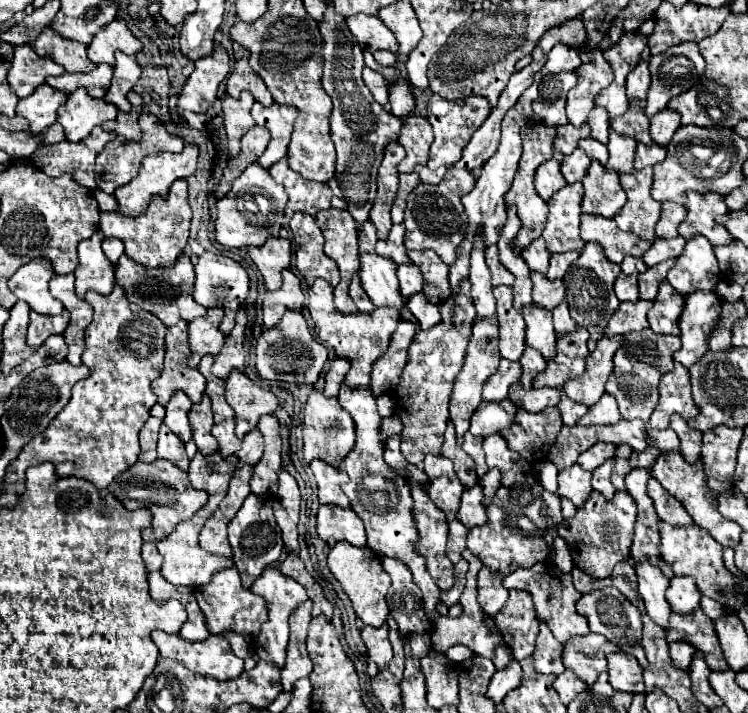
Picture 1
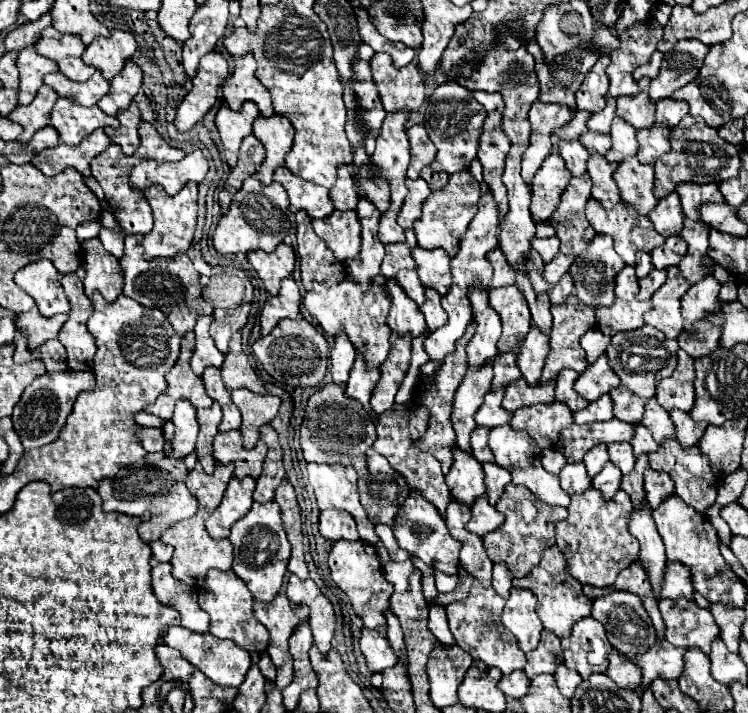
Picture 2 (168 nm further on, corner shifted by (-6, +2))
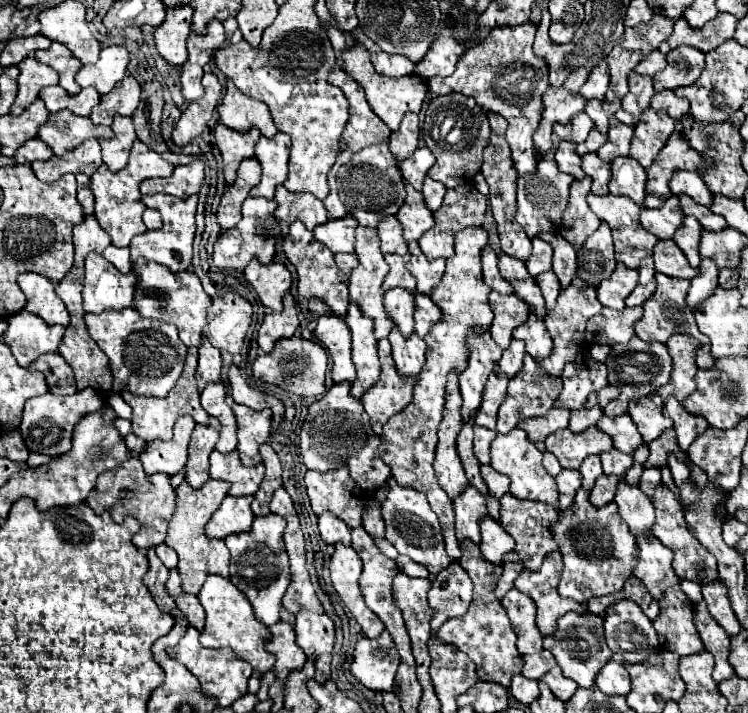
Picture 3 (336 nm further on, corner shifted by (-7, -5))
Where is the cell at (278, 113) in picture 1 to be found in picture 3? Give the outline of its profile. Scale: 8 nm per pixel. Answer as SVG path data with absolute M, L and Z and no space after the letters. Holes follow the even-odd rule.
M278 133L274 139L262 137L256 145L256 159L262 165L262 181L250 191L252 197L274 199L278 185L286 181L288 175L288 155L290 155L290 137Z

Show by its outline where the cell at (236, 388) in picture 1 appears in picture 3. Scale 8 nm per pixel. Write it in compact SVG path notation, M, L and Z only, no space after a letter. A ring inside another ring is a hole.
M232 405L232 411L236 415L236 427L238 427L238 453L240 461L246 467L254 467L260 463L258 447L268 441L272 433L272 411L252 411L244 405Z

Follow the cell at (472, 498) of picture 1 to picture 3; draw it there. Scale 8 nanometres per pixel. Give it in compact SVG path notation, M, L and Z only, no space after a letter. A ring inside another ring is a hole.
M482 517L480 519L480 529L482 529L482 543L480 543L480 553L486 561L494 565L504 563L504 555L514 551L514 539L504 531L504 527L498 525L492 517Z

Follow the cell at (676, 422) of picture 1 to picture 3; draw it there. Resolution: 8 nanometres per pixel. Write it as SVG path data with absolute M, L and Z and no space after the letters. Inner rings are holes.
M666 399L664 401L664 415L674 421L674 429L676 429L676 437L678 437L678 447L682 451L688 451L690 443L698 435L698 431L696 431L696 415L690 415L682 407L682 403L678 403L676 399Z

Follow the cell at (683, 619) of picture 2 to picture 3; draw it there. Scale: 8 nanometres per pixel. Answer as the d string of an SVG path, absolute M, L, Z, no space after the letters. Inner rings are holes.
M670 587L660 599L660 615L654 619L660 645L678 655L692 655L704 651L702 639L694 625L692 601L682 593L680 587Z

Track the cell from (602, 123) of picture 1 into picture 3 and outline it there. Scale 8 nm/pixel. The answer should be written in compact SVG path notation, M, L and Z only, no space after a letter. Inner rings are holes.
M590 99L590 101L586 101L586 107L584 107L584 111L590 115L590 119L596 123L596 129L600 131L600 133L606 133L608 131L608 119L618 111L618 107L620 107L620 101L612 101L612 103L608 103L606 99L604 101L600 101L600 99Z

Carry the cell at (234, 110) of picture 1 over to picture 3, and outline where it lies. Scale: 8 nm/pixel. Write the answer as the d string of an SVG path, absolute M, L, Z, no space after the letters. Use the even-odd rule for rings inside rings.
M218 123L216 129L214 129L214 137L216 137L216 145L218 145L222 159L224 159L226 183L232 185L234 179L236 179L238 165L244 159L254 157L254 147L260 139L260 131L252 129L250 133L238 133L238 131L228 129L226 125Z

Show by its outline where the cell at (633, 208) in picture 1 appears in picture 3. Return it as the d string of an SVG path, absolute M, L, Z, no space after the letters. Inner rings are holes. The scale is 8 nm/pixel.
M618 157L612 163L612 179L610 179L610 193L612 195L626 195L634 203L642 205L642 199L646 195L646 171L642 165L634 163L630 157Z

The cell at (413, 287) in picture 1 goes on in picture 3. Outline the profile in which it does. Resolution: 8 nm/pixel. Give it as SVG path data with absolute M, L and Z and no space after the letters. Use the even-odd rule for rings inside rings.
M390 289L384 295L384 307L386 307L386 313L388 313L390 321L394 323L394 327L404 337L410 337L410 333L414 331L414 321L412 321L414 293L404 291L404 289Z

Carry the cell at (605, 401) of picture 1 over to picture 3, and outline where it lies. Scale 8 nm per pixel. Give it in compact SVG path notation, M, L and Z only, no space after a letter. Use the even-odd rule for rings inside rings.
M582 407L582 411L570 411L570 425L568 425L568 429L574 431L574 433L586 431L588 427L594 427L600 417L602 417L602 409L600 407L592 407L592 409Z

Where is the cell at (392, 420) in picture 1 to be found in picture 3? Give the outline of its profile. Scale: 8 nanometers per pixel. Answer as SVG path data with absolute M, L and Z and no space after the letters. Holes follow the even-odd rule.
M468 227L466 231L458 231L454 235L454 257L446 259L446 273L442 277L442 283L434 287L434 291L428 295L434 299L434 303L440 307L442 317L438 321L438 327L432 327L428 335L424 337L428 349L426 349L426 365L420 373L420 379L414 387L414 397L410 407L404 411L392 415L388 423L384 425L384 433L380 435L382 443L378 447L378 453L382 461L392 469L392 477L402 487L412 487L416 491L422 491L428 497L428 503L432 511L438 515L442 525L442 535L446 541L446 553L458 561L460 559L460 545L454 535L454 509L448 495L442 491L442 487L436 481L432 461L436 451L436 429L442 419L444 409L444 395L446 395L446 377L450 371L462 373L462 367L466 367L466 335L470 327L490 327L492 323L492 309L488 305L490 287L482 283L482 263L480 263L480 251L488 243L488 233L482 227Z

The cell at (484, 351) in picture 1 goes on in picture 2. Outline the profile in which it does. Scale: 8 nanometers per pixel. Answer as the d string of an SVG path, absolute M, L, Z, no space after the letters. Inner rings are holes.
M489 360L489 364L485 364L485 368L477 370L477 372L467 372L455 392L451 422L453 422L455 434L457 434L457 446L465 452L471 452L469 434L477 426L473 416L479 410L479 406L483 404L485 392L491 390L493 362L495 360Z

